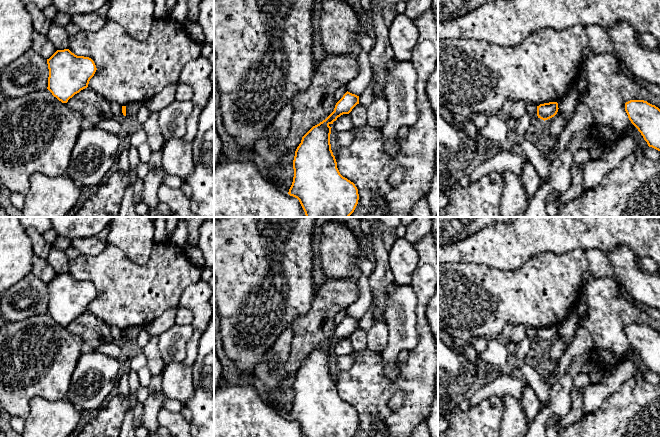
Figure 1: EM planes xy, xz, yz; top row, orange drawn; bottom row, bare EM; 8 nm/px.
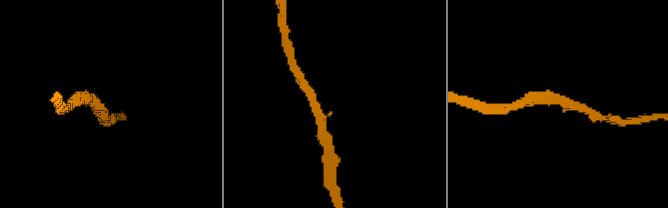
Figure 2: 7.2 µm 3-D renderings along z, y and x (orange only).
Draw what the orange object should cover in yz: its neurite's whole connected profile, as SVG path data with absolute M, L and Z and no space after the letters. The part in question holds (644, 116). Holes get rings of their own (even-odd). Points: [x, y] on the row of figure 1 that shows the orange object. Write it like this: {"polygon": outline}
{"polygon": "M630 100L625 111L648 146L660 151L660 109L644 100Z"}

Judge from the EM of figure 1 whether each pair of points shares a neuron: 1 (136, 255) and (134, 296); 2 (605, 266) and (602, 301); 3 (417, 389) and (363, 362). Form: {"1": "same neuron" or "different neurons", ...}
{"1": "different neurons", "2": "different neurons", "3": "same neuron"}

